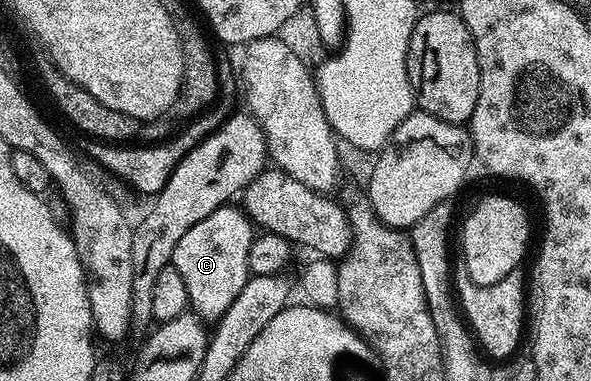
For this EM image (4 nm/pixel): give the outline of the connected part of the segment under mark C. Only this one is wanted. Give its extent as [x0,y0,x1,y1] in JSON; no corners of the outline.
[171,205,255,321]

